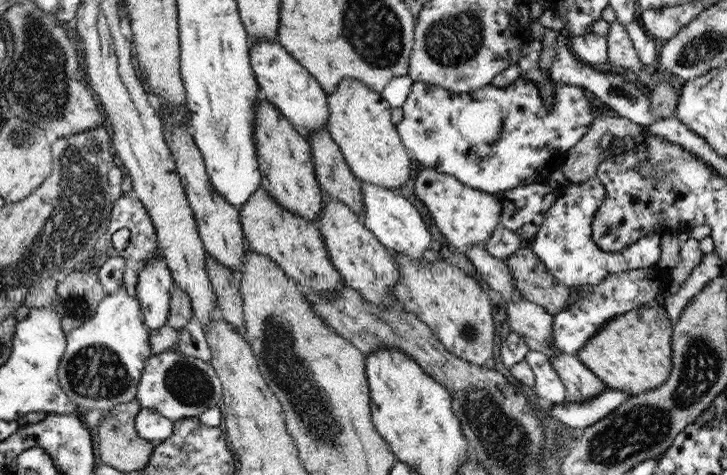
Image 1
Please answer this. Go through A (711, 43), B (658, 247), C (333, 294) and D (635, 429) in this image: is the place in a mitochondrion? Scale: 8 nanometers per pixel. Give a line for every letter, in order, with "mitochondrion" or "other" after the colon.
A: mitochondrion
B: other
C: other
D: mitochondrion

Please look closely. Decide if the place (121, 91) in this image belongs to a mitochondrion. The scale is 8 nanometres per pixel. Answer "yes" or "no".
no

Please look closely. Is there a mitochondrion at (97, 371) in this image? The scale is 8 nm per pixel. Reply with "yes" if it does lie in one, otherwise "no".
yes

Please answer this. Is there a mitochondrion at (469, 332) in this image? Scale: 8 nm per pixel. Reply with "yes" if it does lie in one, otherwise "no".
yes

